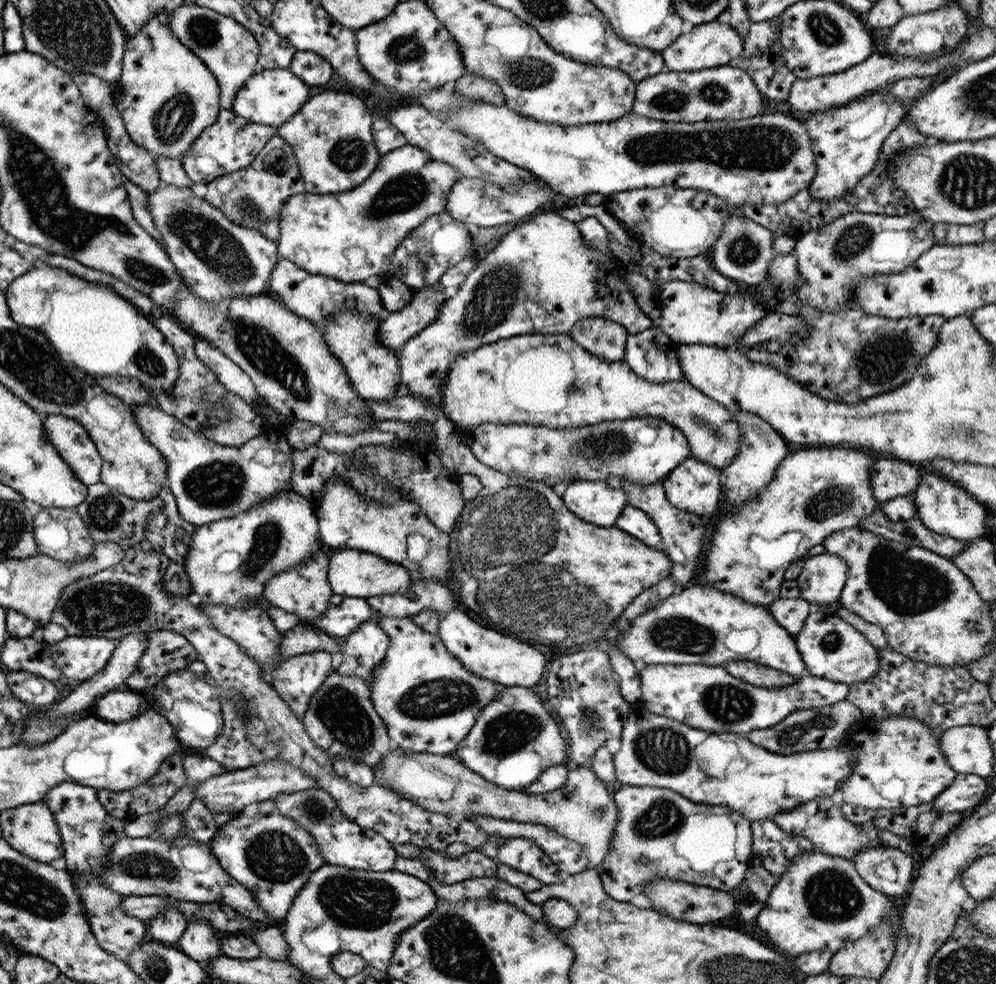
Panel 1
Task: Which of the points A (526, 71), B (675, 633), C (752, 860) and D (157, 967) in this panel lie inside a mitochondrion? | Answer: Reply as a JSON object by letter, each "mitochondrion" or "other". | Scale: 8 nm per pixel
{"A":"mitochondrion","B":"mitochondrion","C":"other","D":"mitochondrion"}

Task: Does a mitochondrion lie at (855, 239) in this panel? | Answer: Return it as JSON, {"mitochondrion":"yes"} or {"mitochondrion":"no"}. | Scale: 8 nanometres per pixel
{"mitochondrion":"yes"}

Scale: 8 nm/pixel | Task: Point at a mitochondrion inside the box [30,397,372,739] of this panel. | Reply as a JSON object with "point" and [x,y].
{"point":[102,605]}

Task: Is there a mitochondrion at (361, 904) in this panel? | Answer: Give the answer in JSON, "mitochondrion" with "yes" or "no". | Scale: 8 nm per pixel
{"mitochondrion":"yes"}

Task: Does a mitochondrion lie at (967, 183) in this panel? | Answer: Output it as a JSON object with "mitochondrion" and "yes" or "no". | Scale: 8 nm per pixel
{"mitochondrion":"yes"}

